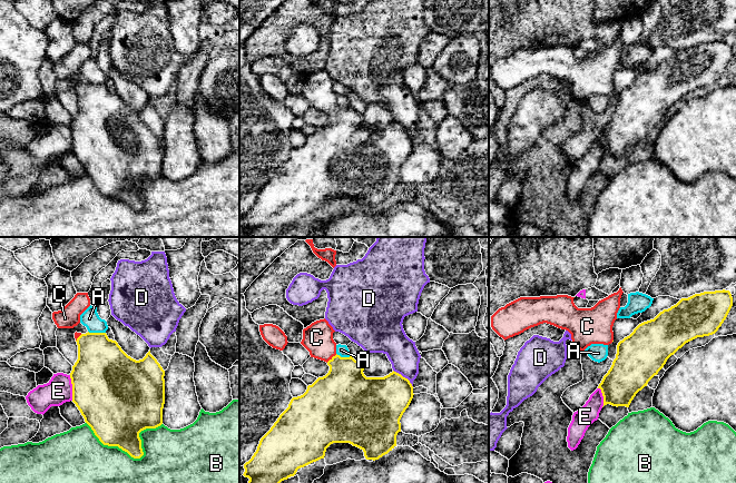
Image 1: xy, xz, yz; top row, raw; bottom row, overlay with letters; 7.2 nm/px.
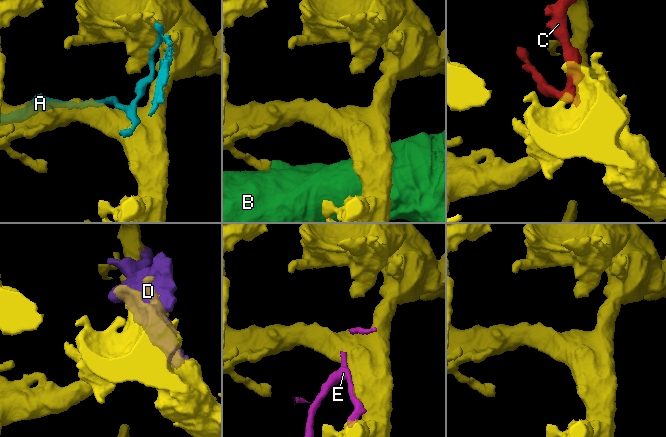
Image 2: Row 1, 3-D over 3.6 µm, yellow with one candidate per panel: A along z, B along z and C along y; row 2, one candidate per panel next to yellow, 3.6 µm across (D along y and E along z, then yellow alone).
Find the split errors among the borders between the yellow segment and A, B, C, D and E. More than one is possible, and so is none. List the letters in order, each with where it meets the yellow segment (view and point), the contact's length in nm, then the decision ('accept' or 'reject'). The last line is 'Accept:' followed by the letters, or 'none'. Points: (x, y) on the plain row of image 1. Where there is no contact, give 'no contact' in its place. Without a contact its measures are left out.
A: contact xy (97, 84); length 130 nm; reject
B: contact xy (134, 208); length 550 nm; reject
C: contact xz (332, 108); length 100 nm; accept
D: contact xz (404, 128); length 190 nm; reject
E: contact xy (72, 138); length 190 nm; reject
Accept: C

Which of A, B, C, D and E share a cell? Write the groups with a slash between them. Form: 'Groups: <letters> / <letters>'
Groups: A / B / C / D / E

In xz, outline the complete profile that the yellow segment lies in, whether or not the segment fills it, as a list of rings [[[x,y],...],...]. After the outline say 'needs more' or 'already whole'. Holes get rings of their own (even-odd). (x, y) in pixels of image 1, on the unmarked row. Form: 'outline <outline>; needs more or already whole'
outline [[[325,69],[303,80],[301,95],[310,102],[311,108],[326,112],[330,121],[325,127],[318,128],[312,136],[308,136],[303,146],[293,148],[288,158],[261,189],[256,203],[244,215],[243,226],[249,229],[248,237],[277,237],[282,231],[294,227],[298,219],[324,209],[326,199],[333,194],[350,194],[361,199],[366,210],[373,211],[396,197],[396,186],[401,183],[400,170],[414,146],[412,135],[394,121],[384,128],[366,128],[363,124],[363,114],[359,114],[352,107],[341,108],[336,105],[334,82]]]; needs more

